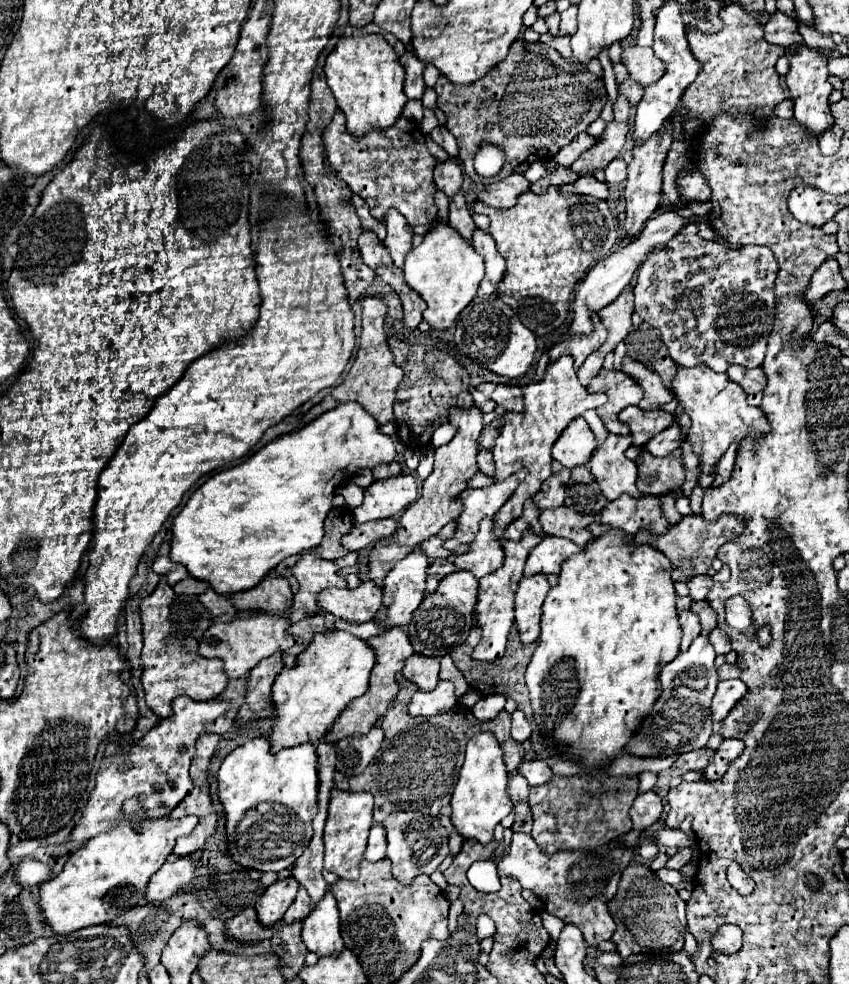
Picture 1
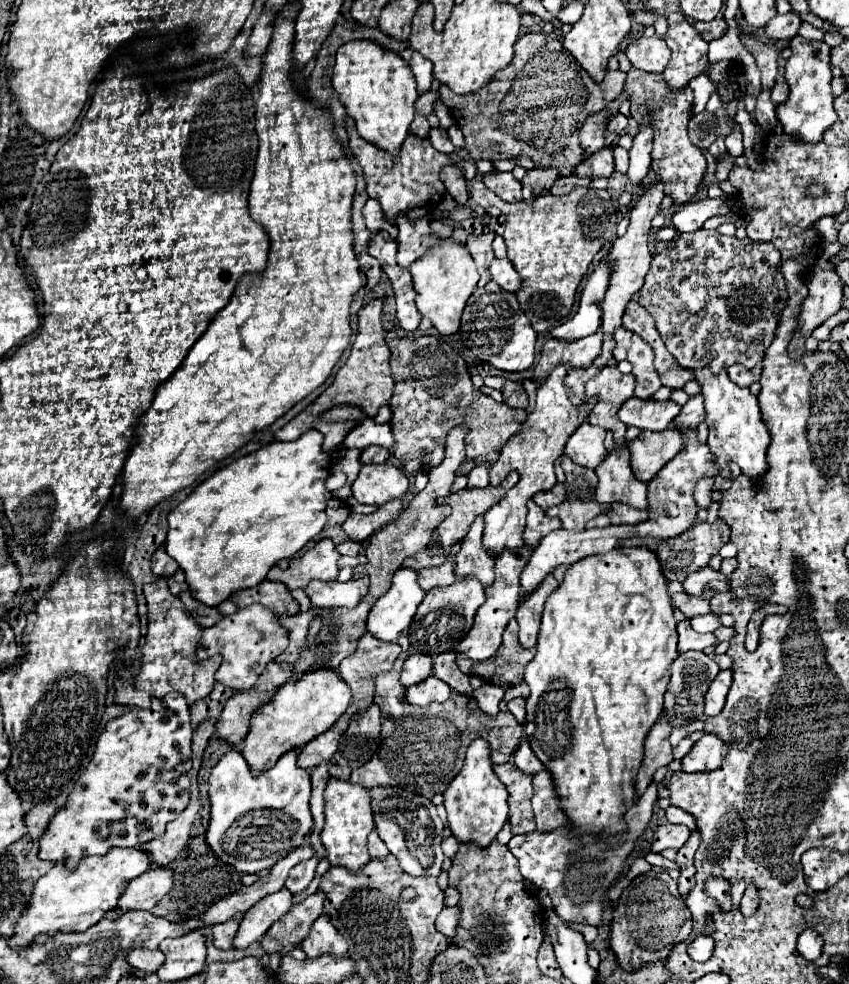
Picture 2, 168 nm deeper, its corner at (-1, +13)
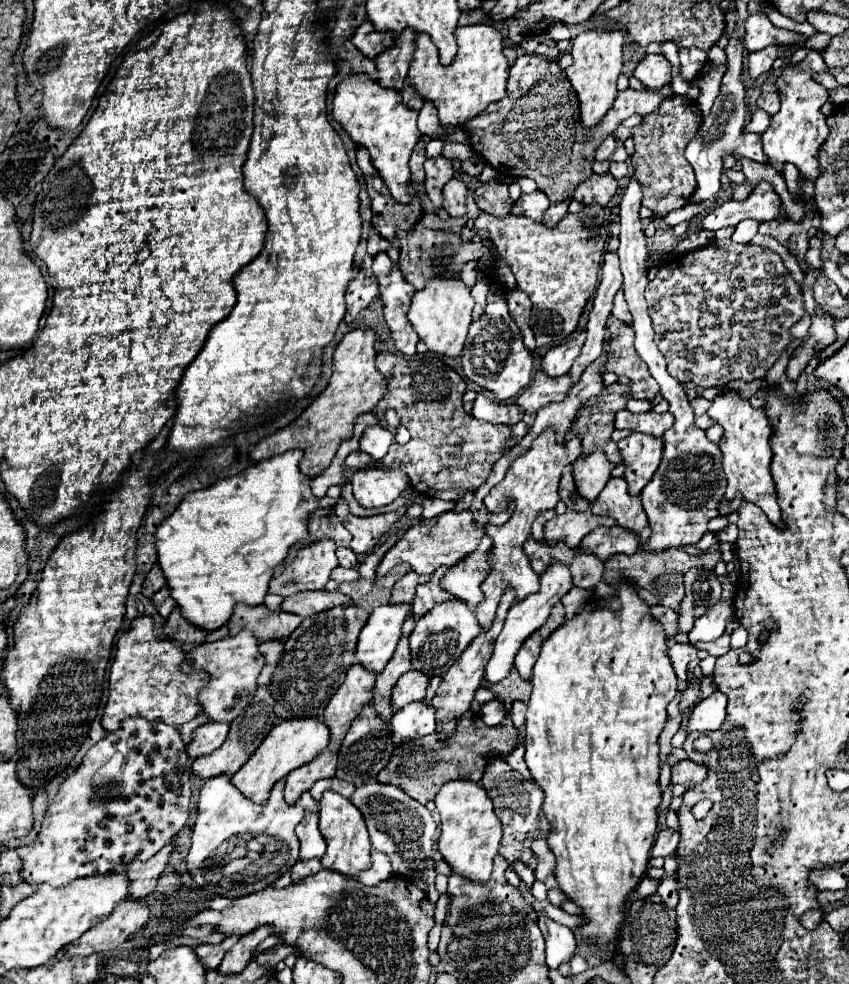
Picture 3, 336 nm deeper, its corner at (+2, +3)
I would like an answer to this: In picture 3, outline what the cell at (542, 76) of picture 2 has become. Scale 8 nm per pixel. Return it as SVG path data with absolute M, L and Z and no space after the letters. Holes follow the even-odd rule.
M521 55L507 81L507 97L491 103L483 113L463 125L469 135L467 141L481 159L505 177L529 177L537 183L549 201L563 201L573 195L575 185L591 177L595 151L599 143L609 137L619 123L629 115L647 115L659 107L661 95L651 91L635 91L631 87L619 91L611 109L593 127L581 123L579 99L557 61L541 55Z

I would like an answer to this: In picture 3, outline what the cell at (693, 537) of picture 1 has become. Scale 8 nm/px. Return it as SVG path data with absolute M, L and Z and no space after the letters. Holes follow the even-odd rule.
M715 543L711 549L707 549L701 555L689 555L683 549L667 549L667 551L659 551L659 553L649 553L649 551L637 551L633 555L611 555L605 561L605 583L619 583L625 579L635 579L635 583L647 591L651 591L655 597L659 597L659 603L671 609L679 609L679 601L683 599L685 593L685 573L691 567L701 567L707 571L713 571L715 565L721 561L721 551L719 551L719 543Z

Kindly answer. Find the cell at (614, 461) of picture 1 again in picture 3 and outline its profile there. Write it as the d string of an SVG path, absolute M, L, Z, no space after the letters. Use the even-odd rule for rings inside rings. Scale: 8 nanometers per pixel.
M611 477L599 497L591 503L591 511L595 515L607 515L617 521L617 525L625 529L633 529L639 535L639 541L647 541L649 537L649 521L641 505L639 495L629 495L627 481L623 477Z

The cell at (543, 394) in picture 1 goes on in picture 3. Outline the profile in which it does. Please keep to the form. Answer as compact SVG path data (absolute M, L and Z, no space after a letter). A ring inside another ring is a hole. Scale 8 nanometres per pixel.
M549 427L533 441L533 445L527 453L523 453L519 459L513 461L513 465L505 473L505 479L501 483L497 483L489 491L489 495L485 497L485 507L491 513L505 511L509 499L515 501L515 511L505 525L487 525L485 527L485 533L493 539L493 547L487 555L487 563L491 565L491 569L489 569L485 581L481 583L481 591L485 595L485 601L481 601L477 605L477 619L479 619L479 625L483 629L491 627L491 621L495 617L495 609L499 605L499 599L501 599L505 587L515 589L517 601L539 589L539 575L533 571L529 557L523 553L523 543L531 535L531 525L533 525L535 517L541 511L553 509L557 505L557 501L559 501L557 485L561 479L561 471L567 463L573 463L575 455L579 455L579 453L581 453L581 441L579 439L573 437L571 441L557 443L555 441L555 429Z

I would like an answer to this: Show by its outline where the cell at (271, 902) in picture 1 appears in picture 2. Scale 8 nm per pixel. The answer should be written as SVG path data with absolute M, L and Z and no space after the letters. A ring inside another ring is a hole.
M286 887L272 895L266 895L244 915L232 945L236 949L246 949L250 943L262 939L262 935L270 929L270 925L274 925L282 915L286 915L290 907L292 907L292 893L286 891Z

